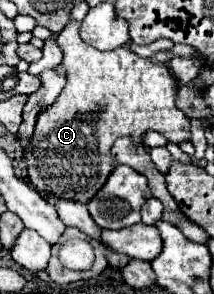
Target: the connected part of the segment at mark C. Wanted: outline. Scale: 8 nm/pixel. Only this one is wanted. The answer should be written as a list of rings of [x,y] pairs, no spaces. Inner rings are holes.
[[[68,22],[66,28],[56,38],[63,60],[60,67],[65,70],[66,86],[56,98],[50,110],[38,116],[34,136],[30,144],[24,148],[24,160],[28,170],[28,180],[34,188],[46,198],[60,200],[76,200],[88,204],[96,192],[106,184],[110,172],[114,170],[112,160],[112,144],[116,138],[128,136],[134,144],[144,144],[144,134],[150,130],[160,132],[168,142],[188,142],[190,140],[190,120],[176,108],[176,78],[172,76],[166,64],[152,64],[148,58],[136,56],[128,46],[120,46],[118,50],[100,52],[90,44],[82,42],[78,34],[78,22]]]

